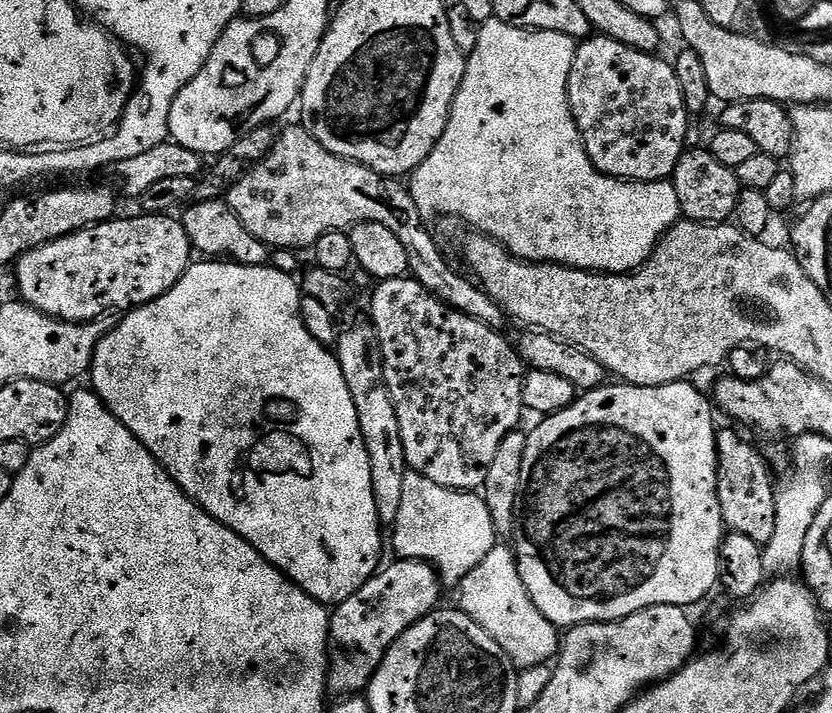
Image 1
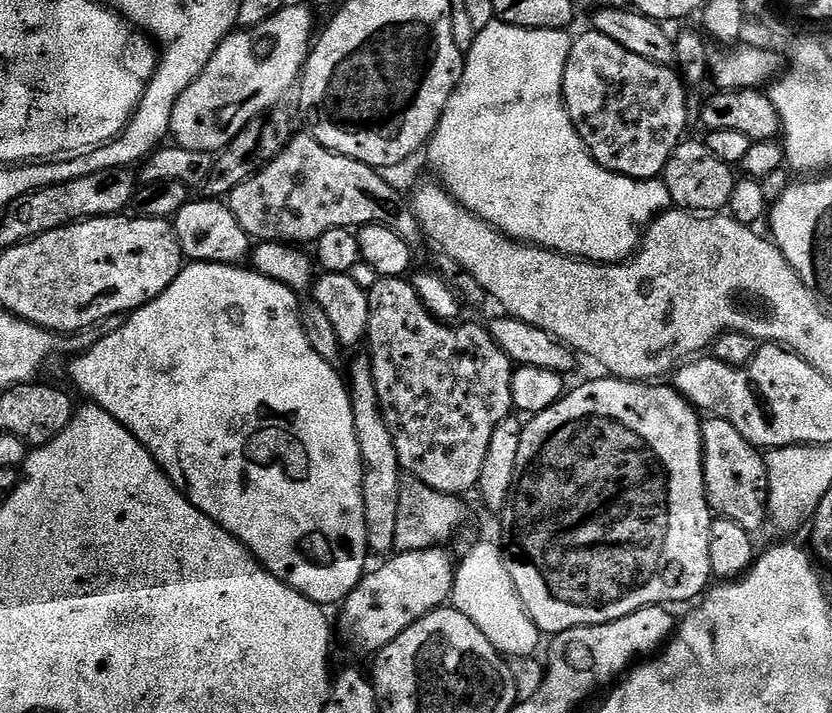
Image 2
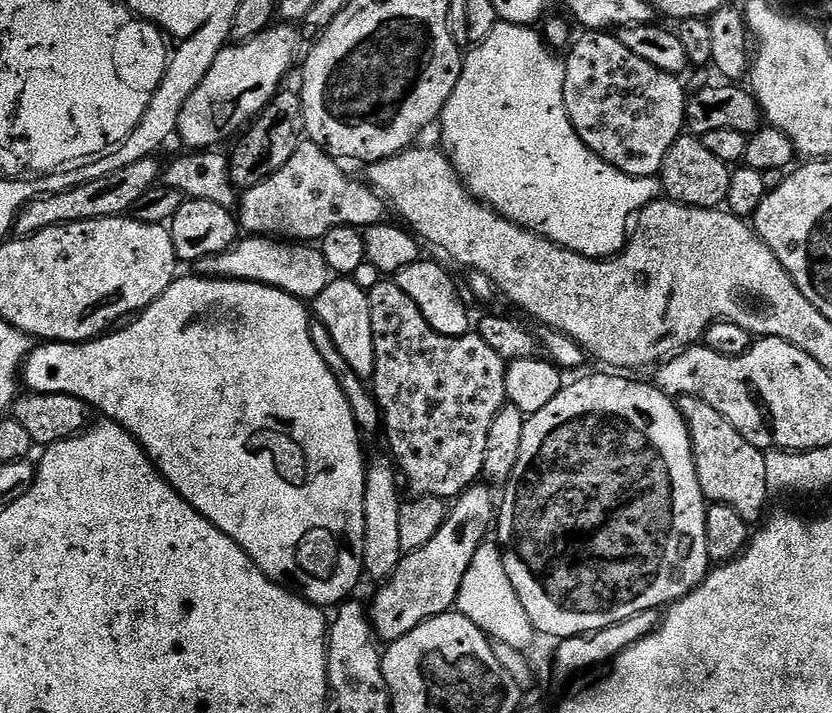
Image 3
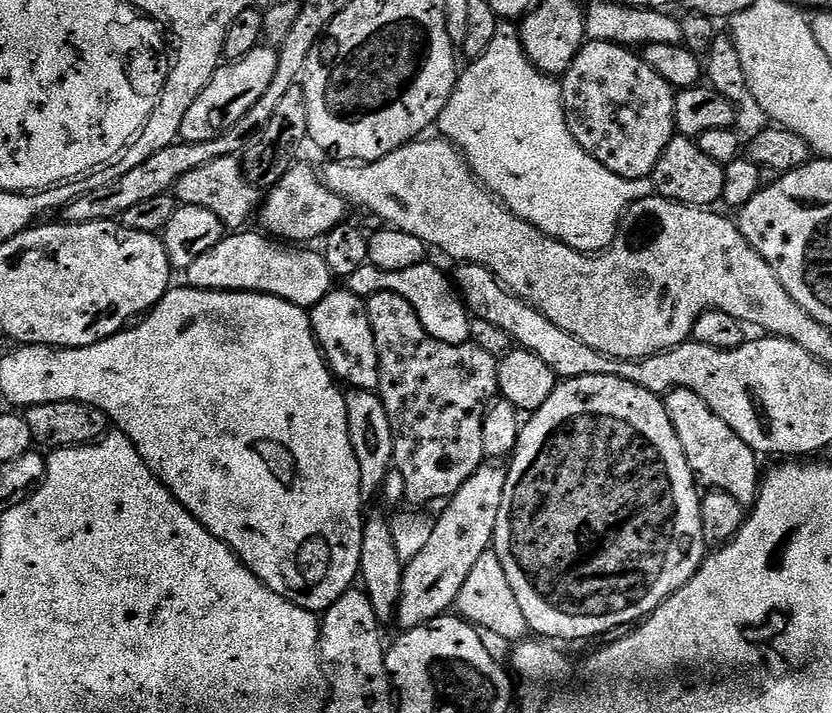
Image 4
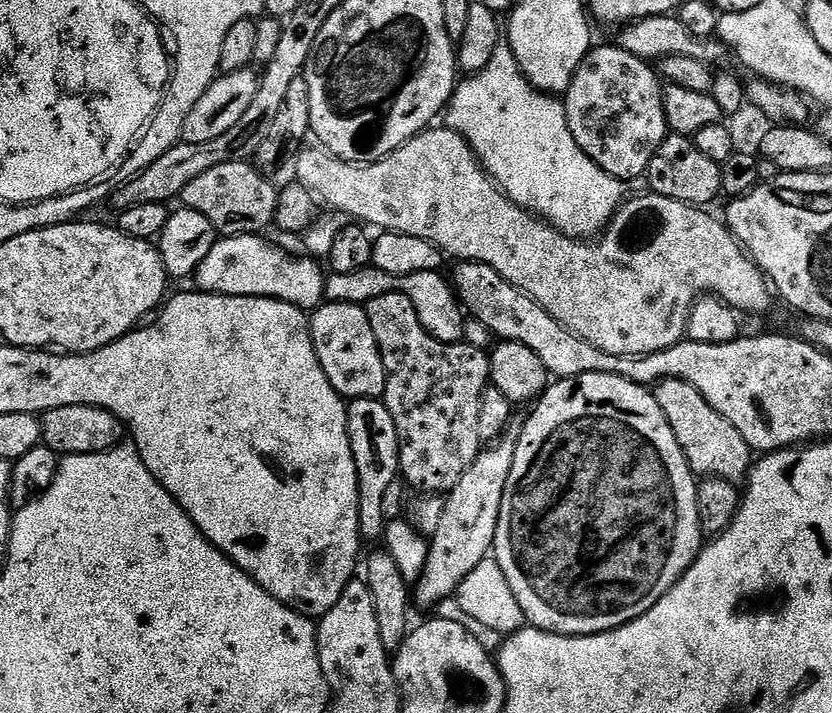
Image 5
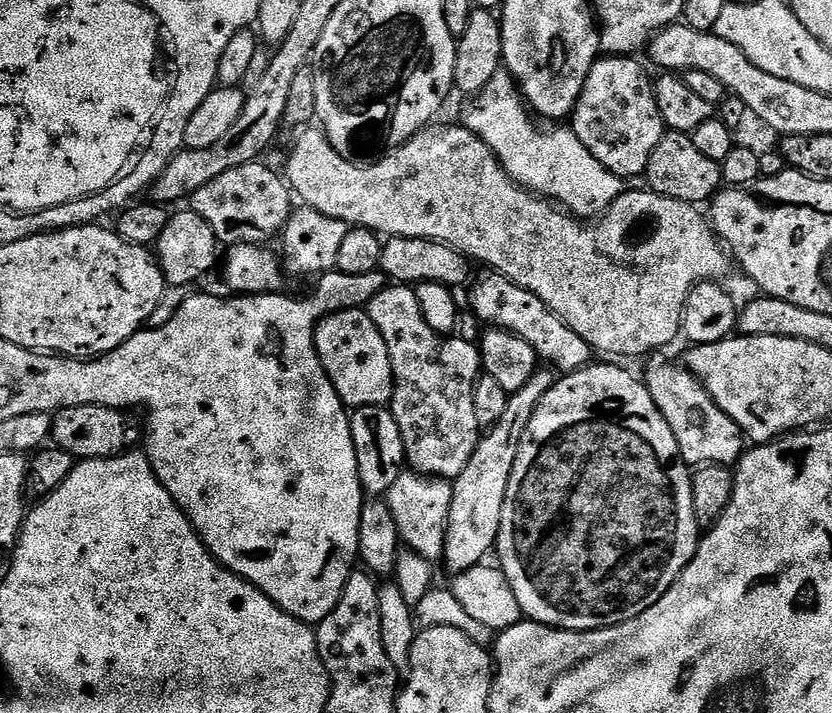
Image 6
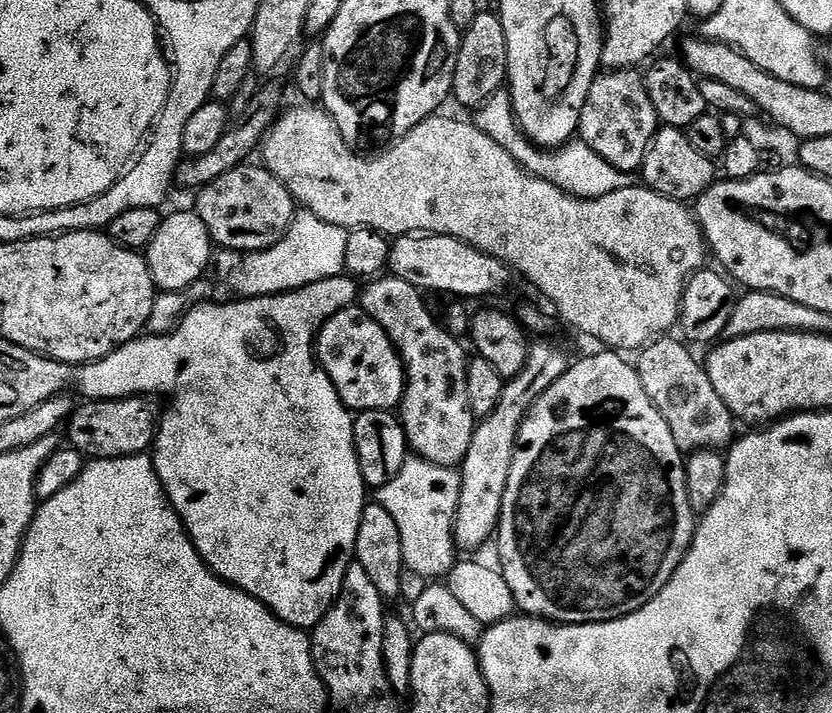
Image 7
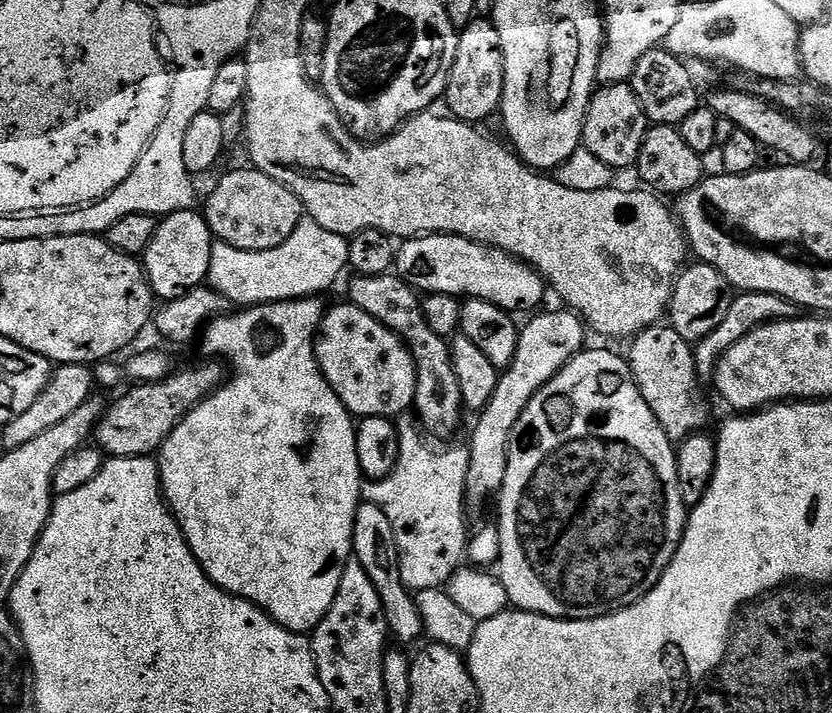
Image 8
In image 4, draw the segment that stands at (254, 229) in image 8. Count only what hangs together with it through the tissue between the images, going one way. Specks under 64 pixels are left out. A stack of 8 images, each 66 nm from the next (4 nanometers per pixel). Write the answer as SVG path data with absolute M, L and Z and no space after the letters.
M223 156L214 162L206 162L206 166L198 166L198 170L190 170L178 178L174 189L174 196L181 205L202 206L210 210L210 214L218 214L225 229L244 230L253 223L262 203L262 192L257 185L249 180L244 165L236 156Z

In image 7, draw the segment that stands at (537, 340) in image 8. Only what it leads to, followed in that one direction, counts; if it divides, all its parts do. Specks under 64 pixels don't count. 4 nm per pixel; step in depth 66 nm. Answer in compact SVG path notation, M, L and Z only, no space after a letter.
M533 343L528 349L528 357L526 358L526 364L522 366L522 370L516 377L505 383L502 396L498 398L498 404L494 412L477 423L470 442L470 450L466 454L464 463L459 465L458 468L460 474L460 497L458 498L458 510L456 511L455 547L461 553L476 554L472 552L478 551L491 536L493 539L497 535L500 511L502 510L502 498L504 497L506 482L510 474L510 462L516 449L518 430L522 426L522 422L528 417L528 411L532 409L532 404L538 402L538 398L542 394L546 394L546 390L550 390L550 386L554 386L554 382L558 382L558 378L562 378L562 374L566 374L569 366L570 359L568 360L567 354L558 345Z

